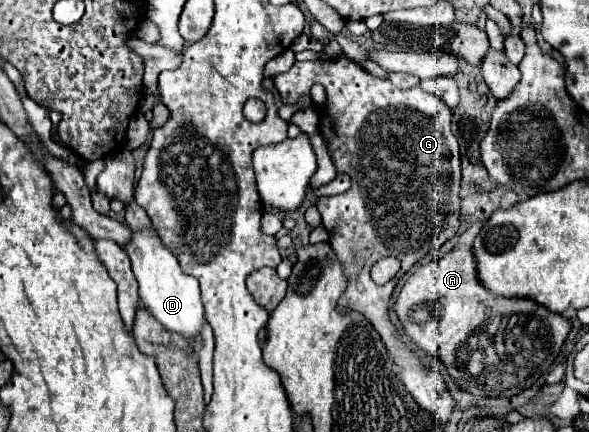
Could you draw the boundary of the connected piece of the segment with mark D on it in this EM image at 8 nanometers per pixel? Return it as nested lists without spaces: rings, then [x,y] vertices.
[[[153,228],[133,232],[133,242],[129,242],[129,246],[125,246],[125,252],[131,260],[133,274],[139,282],[141,304],[163,328],[183,336],[195,348],[197,338],[201,338],[201,330],[205,324],[205,310],[203,310],[197,280],[179,270],[177,258],[161,244],[161,240]]]

